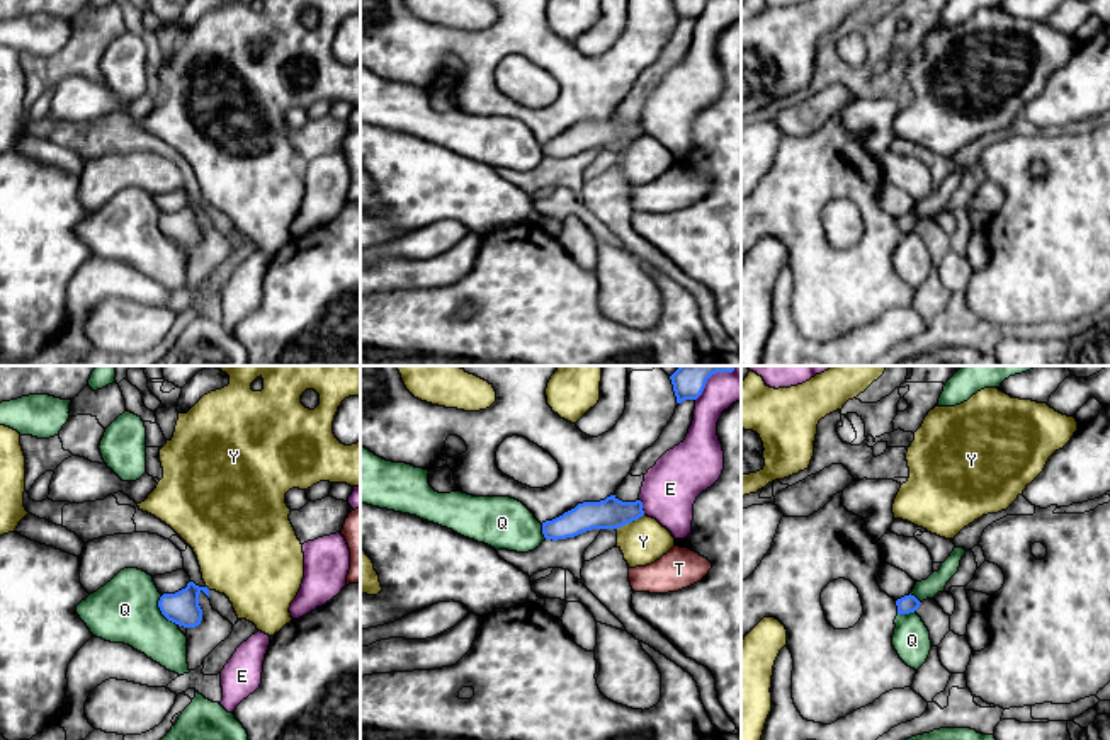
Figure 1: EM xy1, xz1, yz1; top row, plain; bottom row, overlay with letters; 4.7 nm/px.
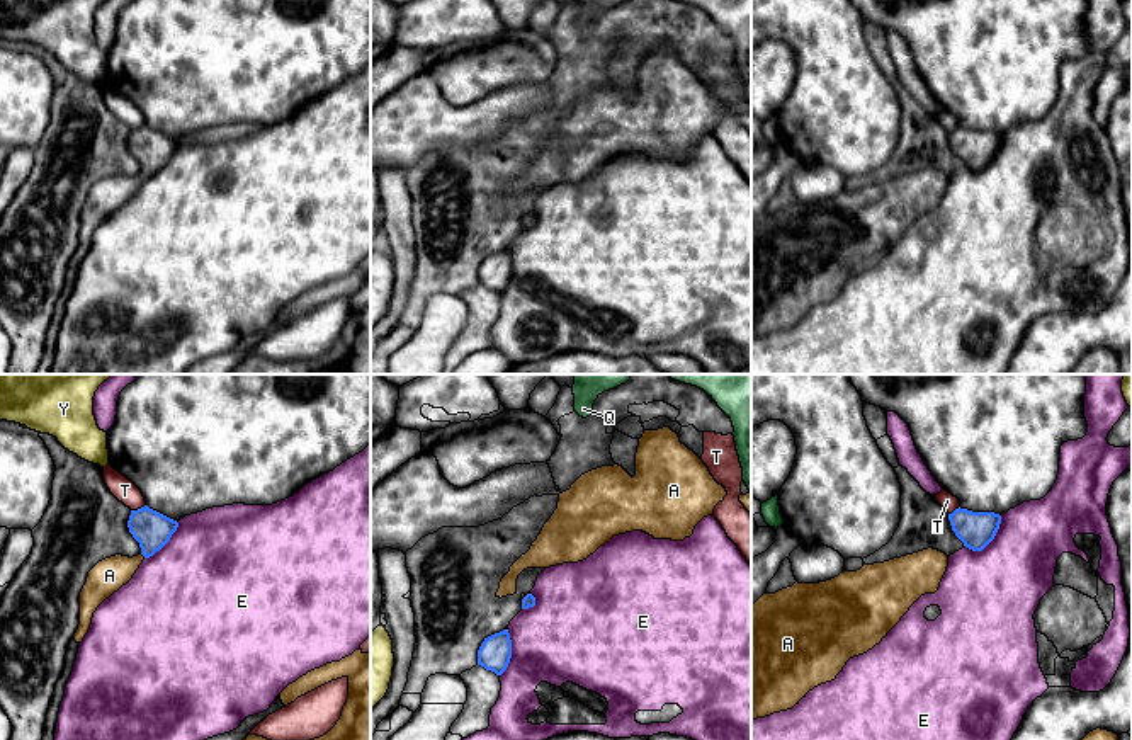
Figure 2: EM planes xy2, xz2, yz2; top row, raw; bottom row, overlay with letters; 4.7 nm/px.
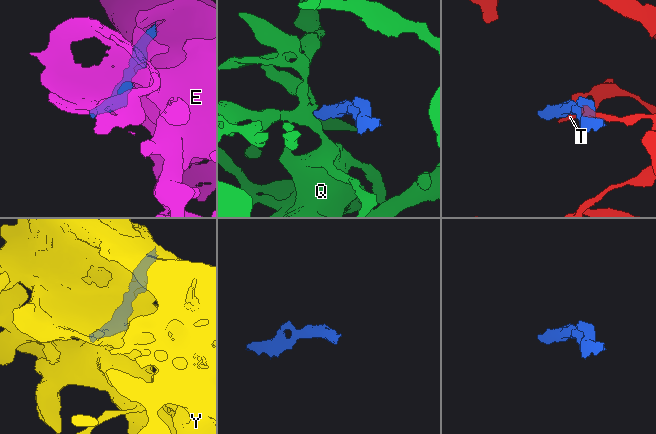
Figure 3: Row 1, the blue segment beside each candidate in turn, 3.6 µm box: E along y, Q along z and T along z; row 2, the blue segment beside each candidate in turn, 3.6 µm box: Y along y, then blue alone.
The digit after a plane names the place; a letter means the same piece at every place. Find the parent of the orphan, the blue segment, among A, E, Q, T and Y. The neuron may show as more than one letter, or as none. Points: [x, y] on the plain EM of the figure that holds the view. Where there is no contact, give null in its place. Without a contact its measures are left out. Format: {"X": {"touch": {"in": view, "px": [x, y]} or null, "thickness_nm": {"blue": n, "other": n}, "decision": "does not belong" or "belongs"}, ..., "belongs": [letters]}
{"A": {"touch": {"in": "xy2", "px": [143, 174]}, "thickness_nm": {"blue": 180, "other": 160}, "decision": "belongs"}, "E": {"touch": {"in": "yz2", "px": [990, 160]}, "thickness_nm": {"blue": 180, "other": 420}, "decision": "does not belong"}, "Q": {"touch": {"in": "xy1", "px": [160, 228]}, "thickness_nm": {"blue": 160, "other": 300}, "decision": "does not belong"}, "T": {"touch": {"in": "xy2", "px": [138, 128]}, "thickness_nm": {"blue": 180, "other": 110}, "decision": "does not belong"}, "Y": {"touch": {"in": "xz1", "px": [629, 140]}, "thickness_nm": {"blue": 140, "other": 220}, "decision": "does not belong"}, "belongs": ["A"]}

